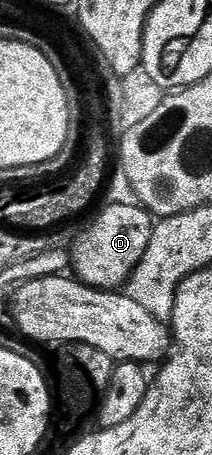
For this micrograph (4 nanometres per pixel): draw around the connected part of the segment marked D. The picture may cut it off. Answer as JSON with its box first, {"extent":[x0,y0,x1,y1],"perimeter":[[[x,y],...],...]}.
{"extent":[71,204,155,287],"perimeter":[[[140,204],[109,205],[102,211],[101,217],[93,221],[93,226],[74,243],[71,248],[71,269],[76,280],[84,285],[93,285],[93,273],[96,284],[101,287],[121,287],[133,274],[133,268],[143,259],[147,243],[151,243],[155,218],[148,209]]]}

